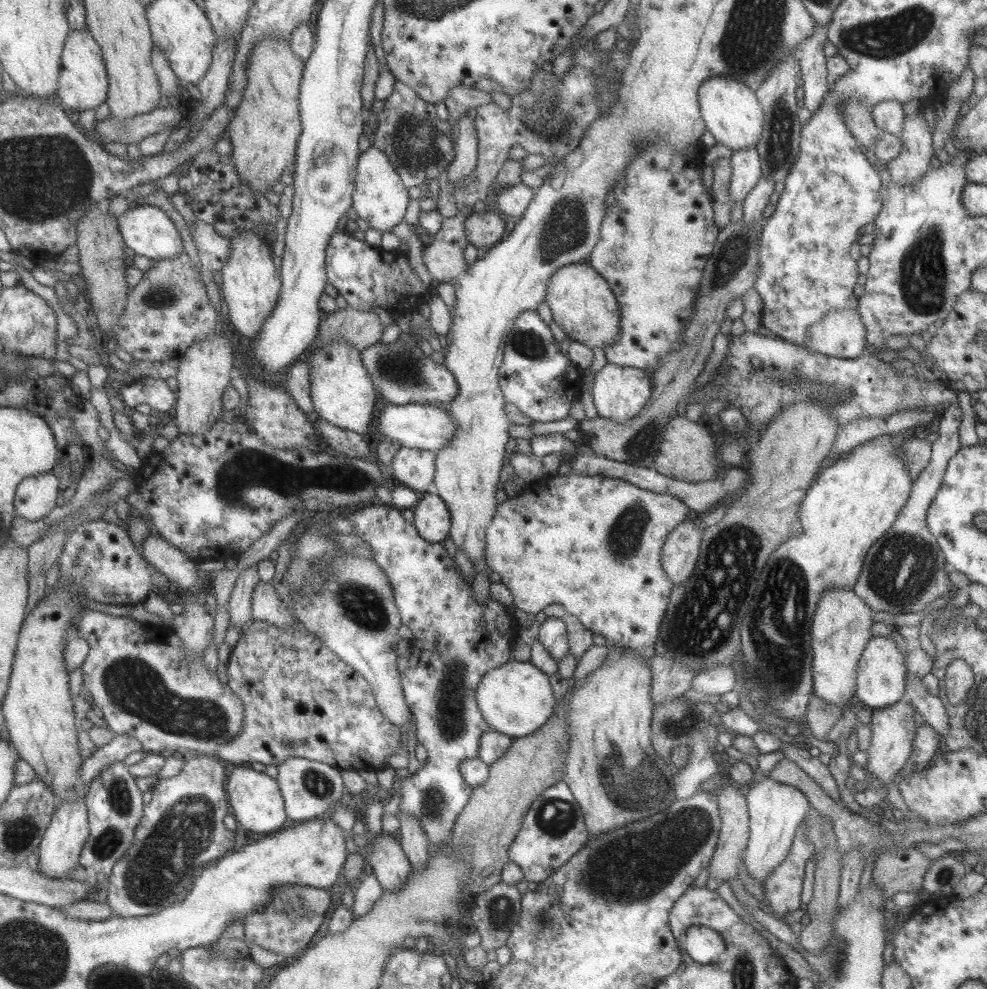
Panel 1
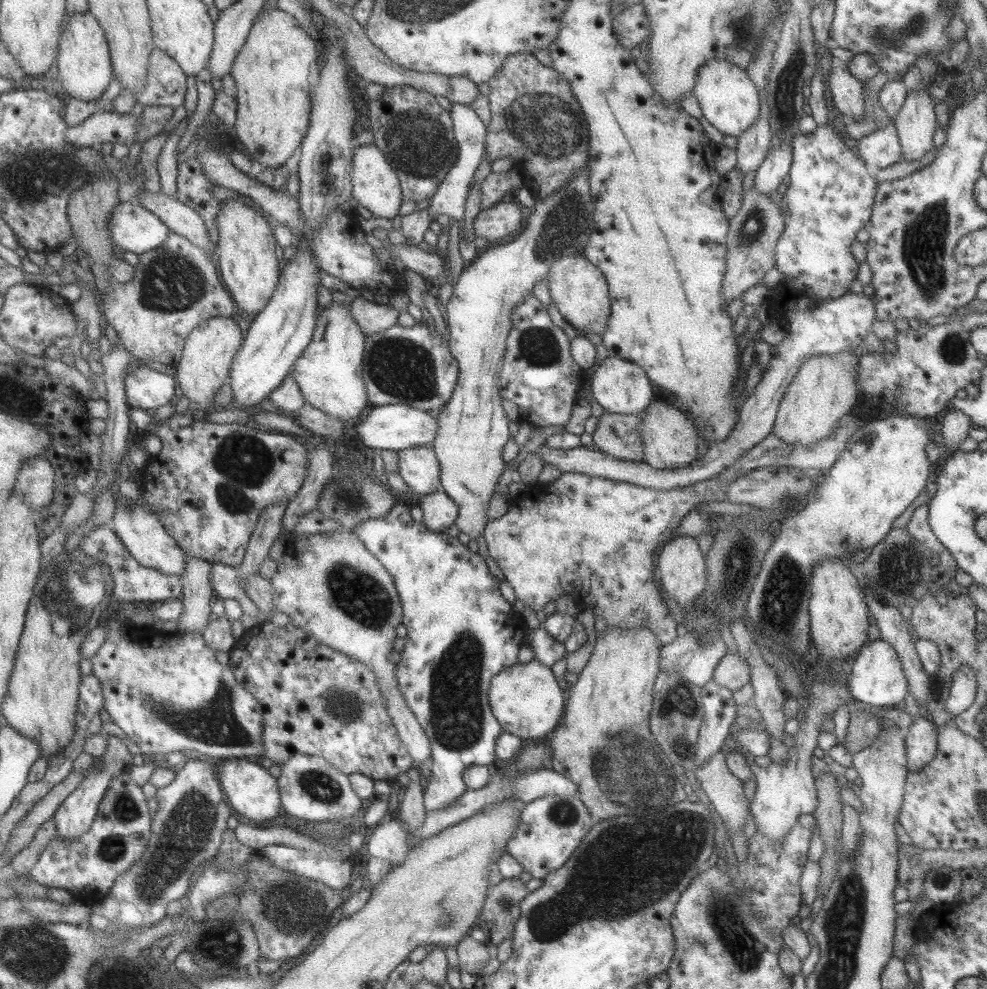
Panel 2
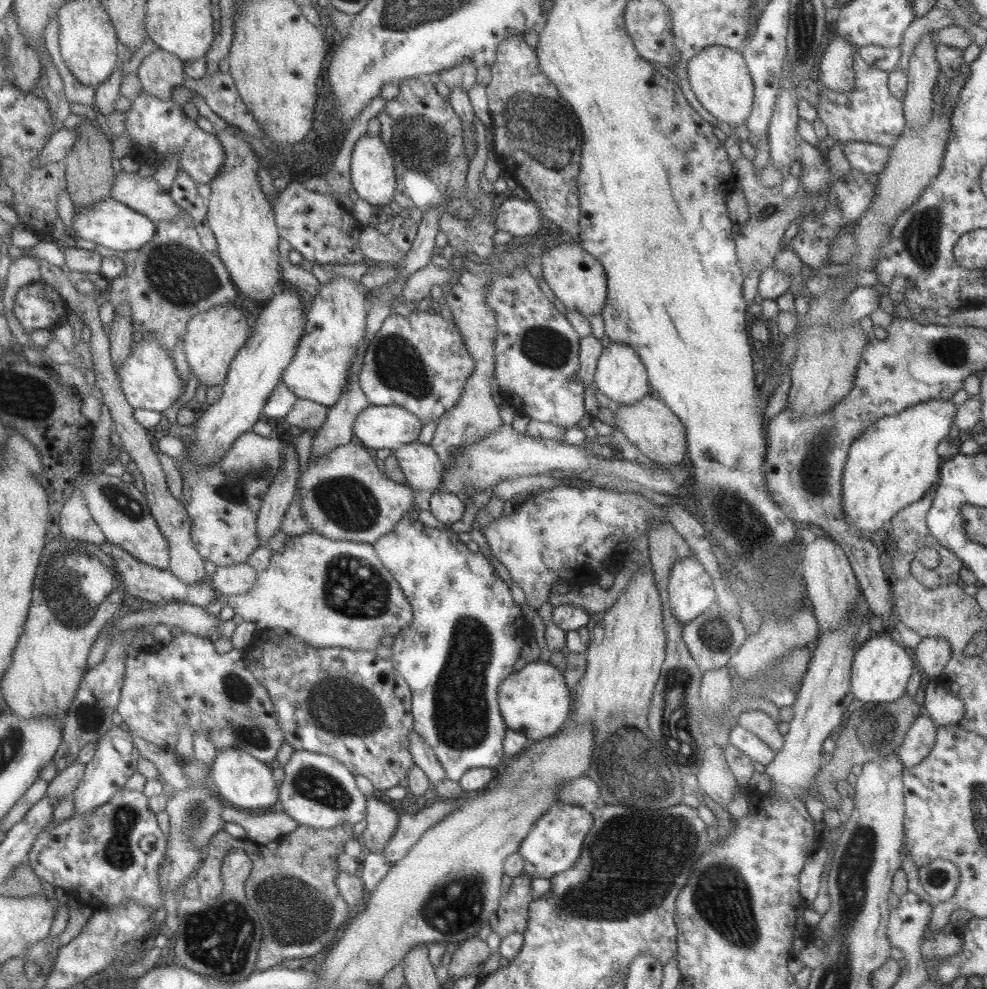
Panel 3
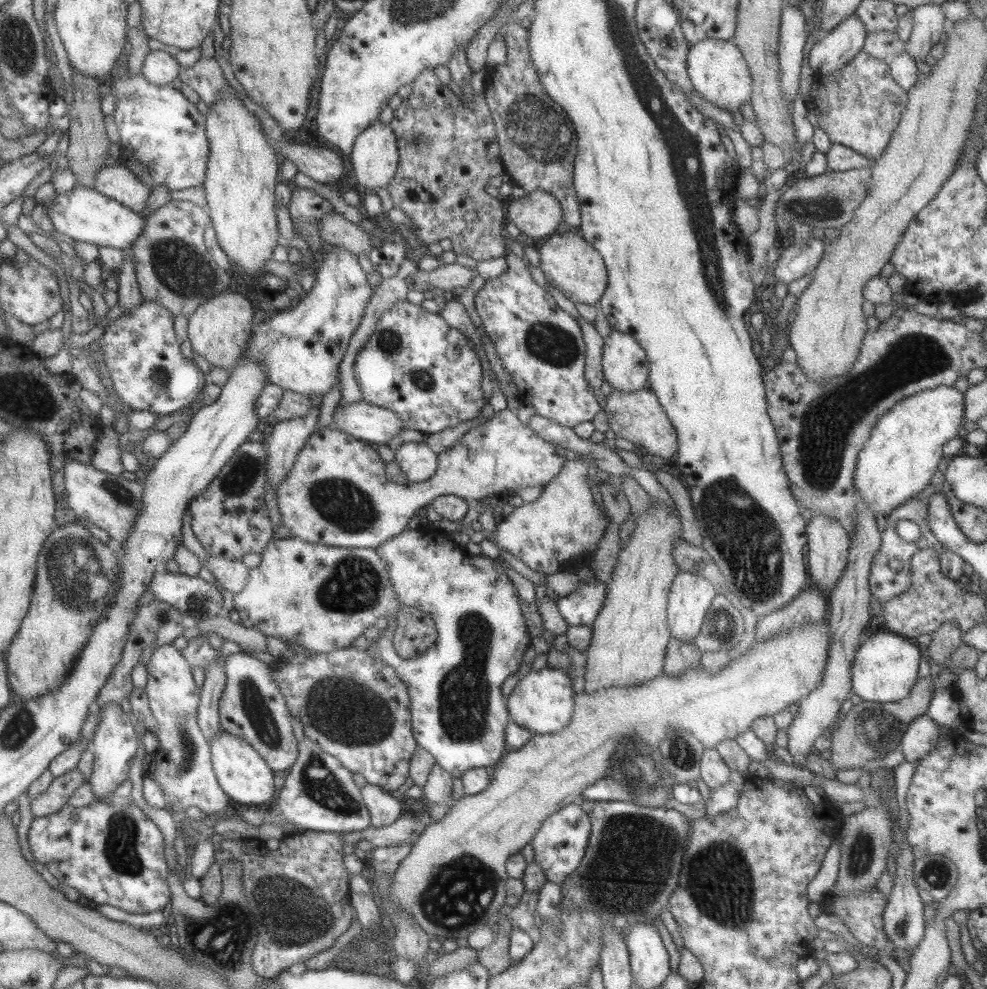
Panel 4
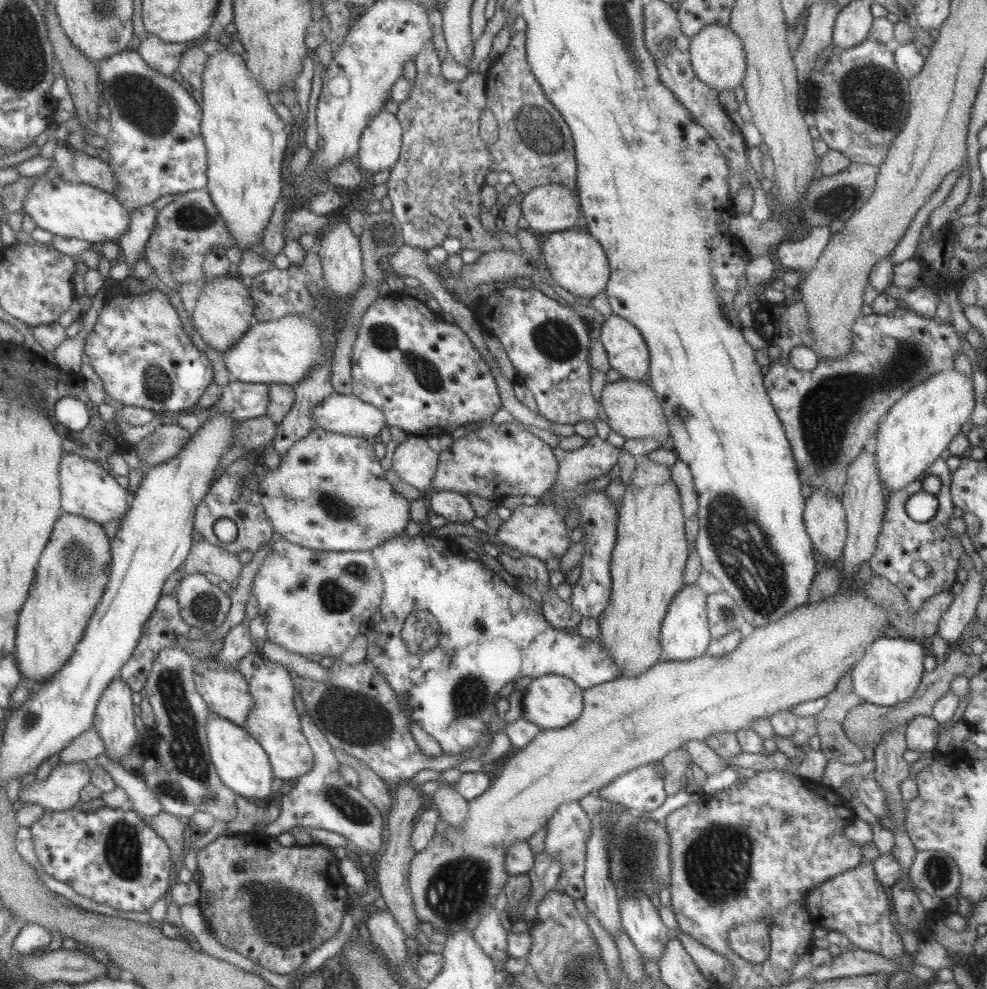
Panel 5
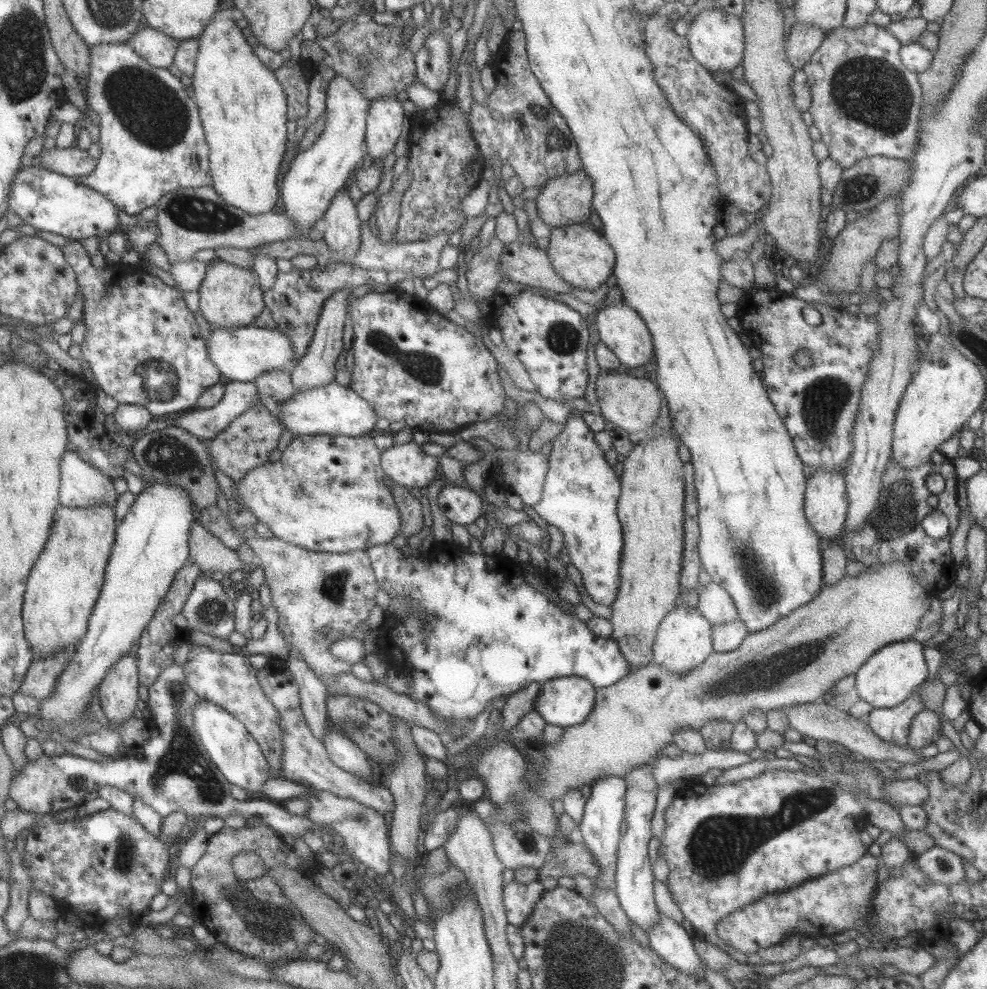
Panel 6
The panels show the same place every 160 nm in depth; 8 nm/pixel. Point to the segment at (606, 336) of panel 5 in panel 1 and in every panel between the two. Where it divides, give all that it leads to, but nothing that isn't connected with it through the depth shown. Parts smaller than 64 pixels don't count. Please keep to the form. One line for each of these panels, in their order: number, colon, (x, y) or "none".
1: (618, 392)
2: (620, 387)
3: (619, 375)
4: (624, 366)

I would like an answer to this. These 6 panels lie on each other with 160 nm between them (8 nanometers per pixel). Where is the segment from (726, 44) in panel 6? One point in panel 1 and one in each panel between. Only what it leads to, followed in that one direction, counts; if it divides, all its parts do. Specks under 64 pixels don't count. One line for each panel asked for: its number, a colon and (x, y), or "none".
1: (730, 111)
2: (728, 99)
3: (718, 77)
4: (717, 71)
5: (717, 57)

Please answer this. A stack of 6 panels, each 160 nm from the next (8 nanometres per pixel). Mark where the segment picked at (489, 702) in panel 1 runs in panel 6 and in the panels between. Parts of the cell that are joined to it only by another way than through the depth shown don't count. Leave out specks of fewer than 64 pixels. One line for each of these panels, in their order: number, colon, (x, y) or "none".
2: (526, 701)
3: (534, 700)
4: (541, 702)
5: (551, 701)
6: (565, 701)

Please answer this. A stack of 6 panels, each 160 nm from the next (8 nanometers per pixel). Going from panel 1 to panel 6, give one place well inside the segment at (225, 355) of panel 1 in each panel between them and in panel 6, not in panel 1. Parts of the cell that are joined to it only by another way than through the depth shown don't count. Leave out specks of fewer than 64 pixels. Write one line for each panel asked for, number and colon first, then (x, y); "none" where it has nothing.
2: (204, 366)
3: (212, 338)
4: (218, 330)
5: (223, 313)
6: (229, 297)

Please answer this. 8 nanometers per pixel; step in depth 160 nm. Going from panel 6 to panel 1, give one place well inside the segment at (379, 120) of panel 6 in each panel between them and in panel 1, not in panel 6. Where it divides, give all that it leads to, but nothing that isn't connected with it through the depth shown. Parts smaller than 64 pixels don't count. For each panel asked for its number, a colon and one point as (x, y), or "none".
1: (379, 197)
2: (375, 186)
3: (372, 175)
4: (374, 155)
5: (379, 143)

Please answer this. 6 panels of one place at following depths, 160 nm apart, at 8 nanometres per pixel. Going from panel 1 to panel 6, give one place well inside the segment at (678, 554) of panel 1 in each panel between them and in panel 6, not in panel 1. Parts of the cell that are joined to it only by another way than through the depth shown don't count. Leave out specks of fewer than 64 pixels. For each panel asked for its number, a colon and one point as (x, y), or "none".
2: (681, 567)
3: (690, 591)
4: (689, 596)
5: (684, 635)
6: (683, 640)

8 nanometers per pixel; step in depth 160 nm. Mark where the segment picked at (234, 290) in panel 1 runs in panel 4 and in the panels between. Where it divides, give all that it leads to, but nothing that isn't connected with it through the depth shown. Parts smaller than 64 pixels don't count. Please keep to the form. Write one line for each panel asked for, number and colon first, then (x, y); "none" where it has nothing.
2: (246, 262)
3: (241, 219)
4: (241, 171)

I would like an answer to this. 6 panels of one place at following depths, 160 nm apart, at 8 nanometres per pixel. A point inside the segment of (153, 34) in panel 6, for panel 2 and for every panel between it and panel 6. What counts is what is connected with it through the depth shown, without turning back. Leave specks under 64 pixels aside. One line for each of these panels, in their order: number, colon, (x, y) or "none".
2: (165, 83)
3: (159, 72)
4: (159, 67)
5: (163, 57)

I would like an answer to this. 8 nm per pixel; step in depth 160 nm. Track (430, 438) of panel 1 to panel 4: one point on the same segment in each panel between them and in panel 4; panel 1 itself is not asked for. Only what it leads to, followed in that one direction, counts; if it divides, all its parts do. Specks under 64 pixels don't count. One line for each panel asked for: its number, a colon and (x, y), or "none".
2: (393, 426)
3: (389, 427)
4: (371, 424)

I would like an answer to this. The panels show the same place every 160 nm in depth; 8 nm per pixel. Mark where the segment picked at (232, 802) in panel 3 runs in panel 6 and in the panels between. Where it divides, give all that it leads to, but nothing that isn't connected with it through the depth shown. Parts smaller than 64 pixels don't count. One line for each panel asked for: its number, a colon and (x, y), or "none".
4: (242, 775)
5: (242, 766)
6: (232, 750)

